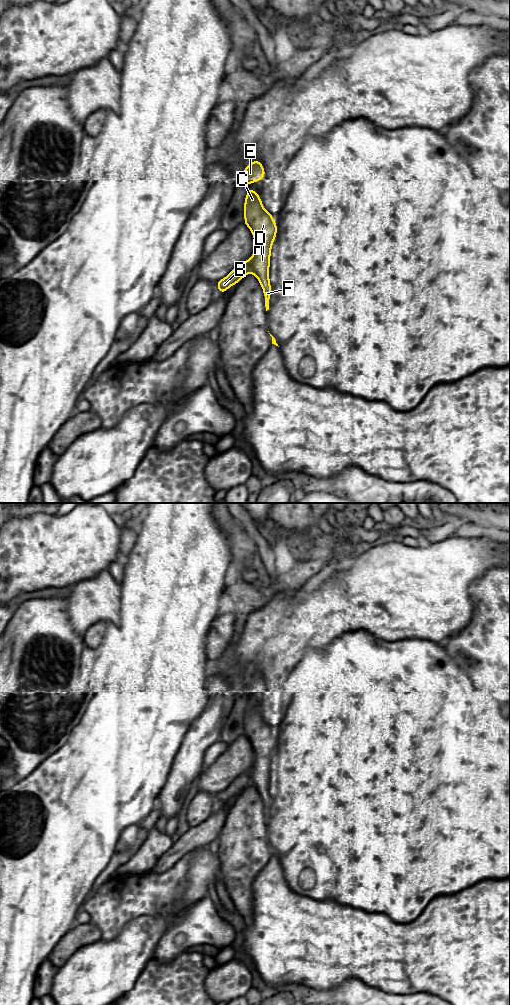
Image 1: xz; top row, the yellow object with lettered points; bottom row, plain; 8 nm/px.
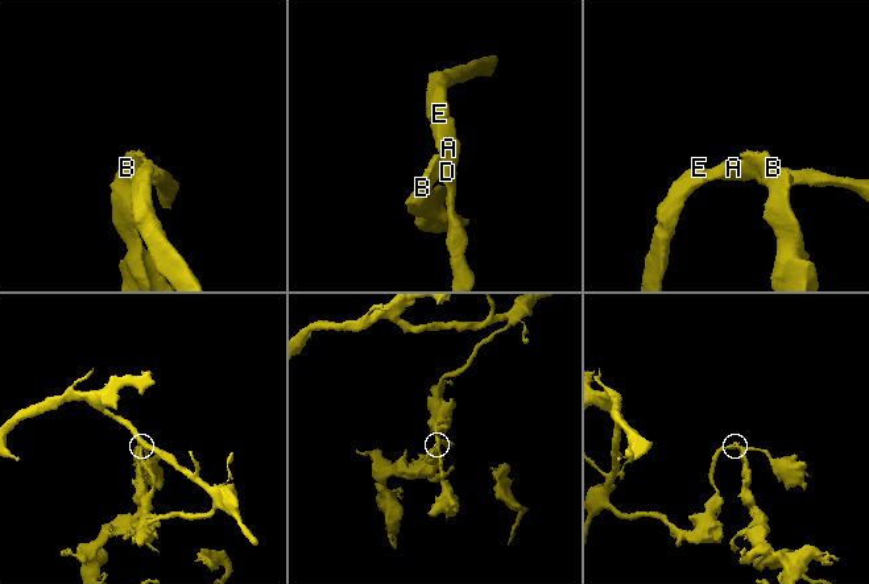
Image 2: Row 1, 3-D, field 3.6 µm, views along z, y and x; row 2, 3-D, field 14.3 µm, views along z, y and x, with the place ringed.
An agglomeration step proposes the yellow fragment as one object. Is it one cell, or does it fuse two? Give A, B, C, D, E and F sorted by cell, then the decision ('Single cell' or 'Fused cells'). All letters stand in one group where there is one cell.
Groups: A C D E F / B. Fused cells

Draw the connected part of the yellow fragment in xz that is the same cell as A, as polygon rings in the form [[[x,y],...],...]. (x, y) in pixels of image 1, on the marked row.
[[[247,190],[244,204],[246,224],[255,240],[255,251],[251,257],[251,272],[258,278],[264,292],[266,311],[269,310],[271,285],[269,282],[269,265],[271,246],[277,232],[277,224],[273,215],[267,212],[260,196],[253,190]]]

